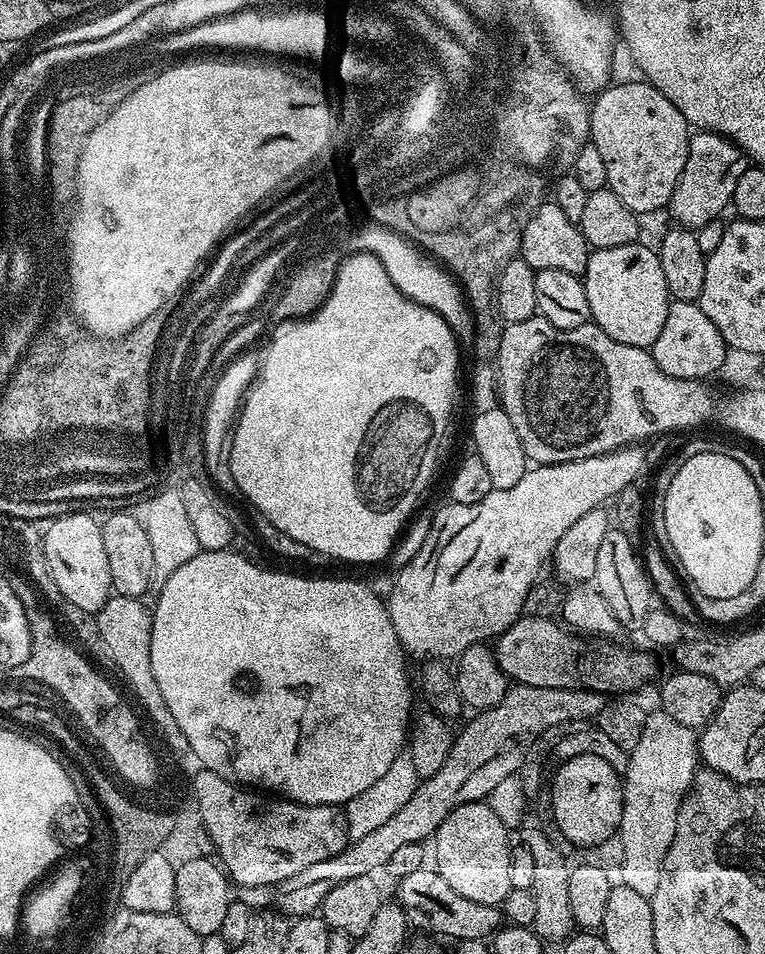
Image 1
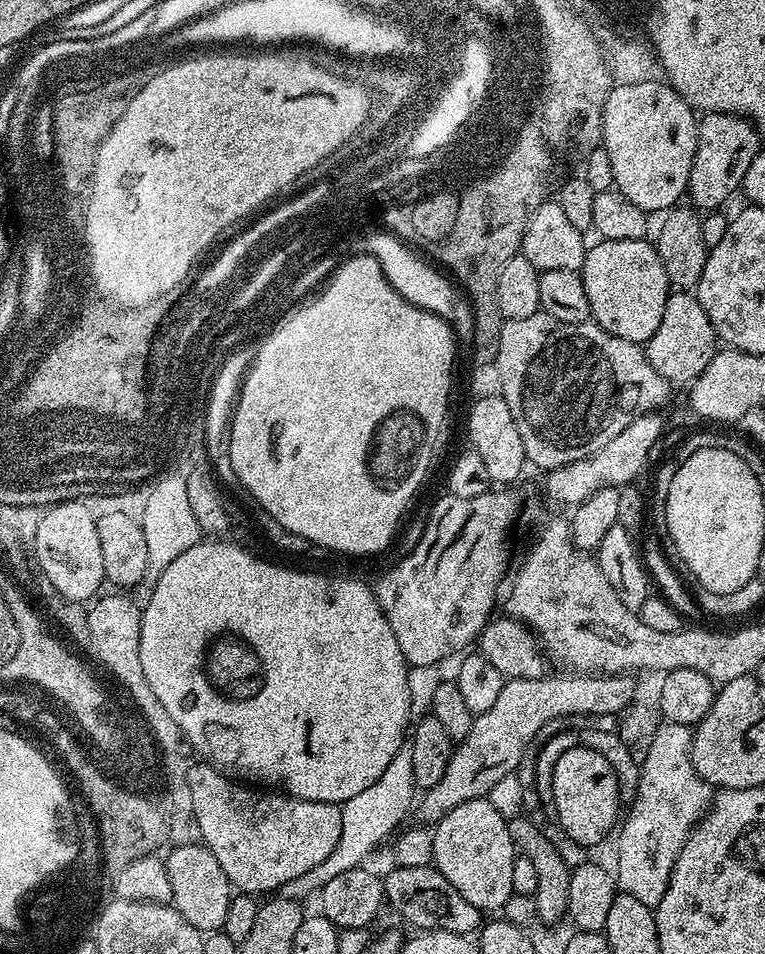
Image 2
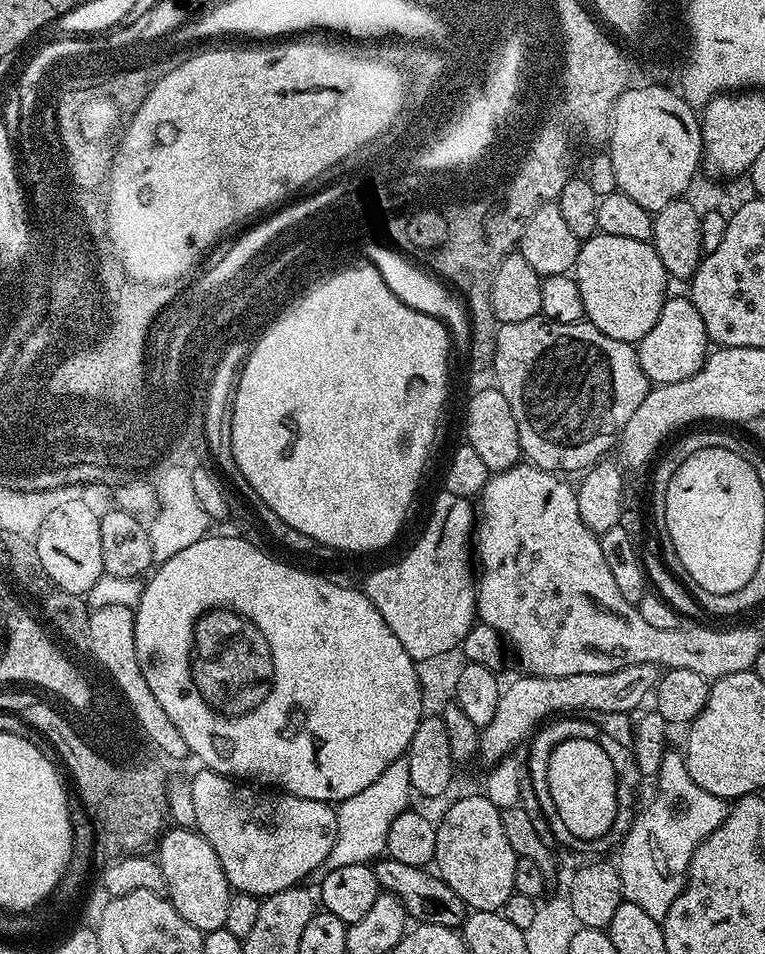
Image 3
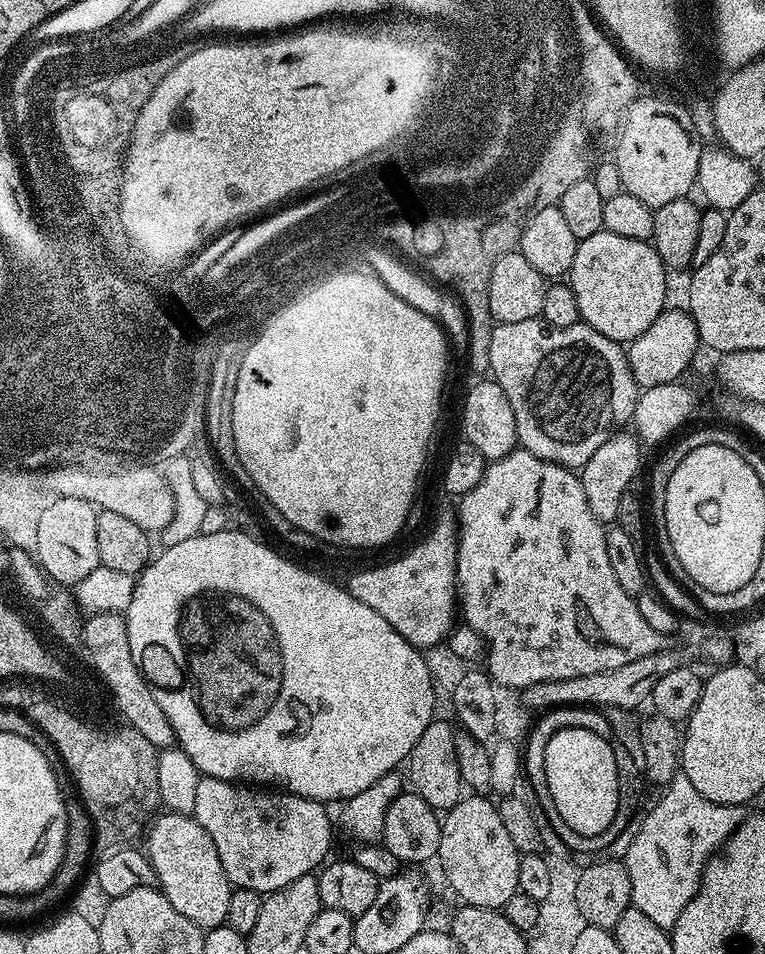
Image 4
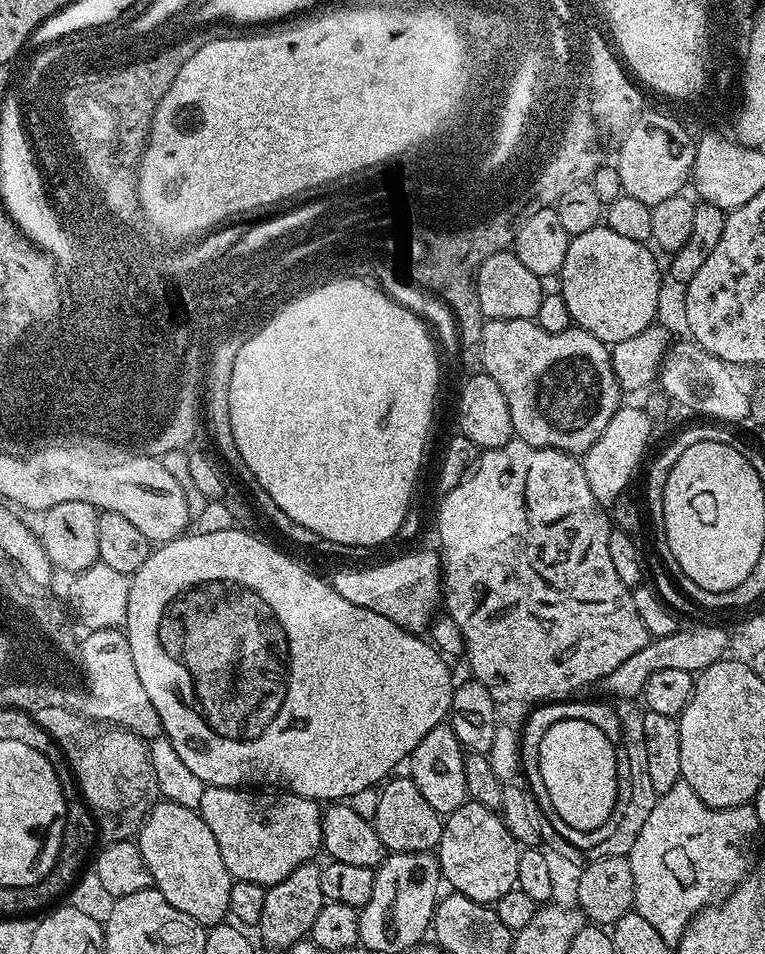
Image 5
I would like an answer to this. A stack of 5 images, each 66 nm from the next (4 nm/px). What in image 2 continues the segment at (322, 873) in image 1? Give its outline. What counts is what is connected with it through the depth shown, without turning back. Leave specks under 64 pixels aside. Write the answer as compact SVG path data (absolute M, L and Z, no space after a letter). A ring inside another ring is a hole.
M545 674L538 678L522 678L521 680L505 679L502 694L498 694L498 702L490 706L490 710L479 713L473 719L472 729L466 738L453 747L452 757L446 766L446 774L438 786L427 789L422 796L424 809L420 816L429 822L441 820L454 806L462 806L462 802L470 802L487 797L490 790L507 776L515 773L521 761L522 750L529 745L530 740L538 734L538 730L550 718L568 714L612 714L617 715L626 706L630 706L637 699L636 684L628 674L564 674L568 676L551 676Z

